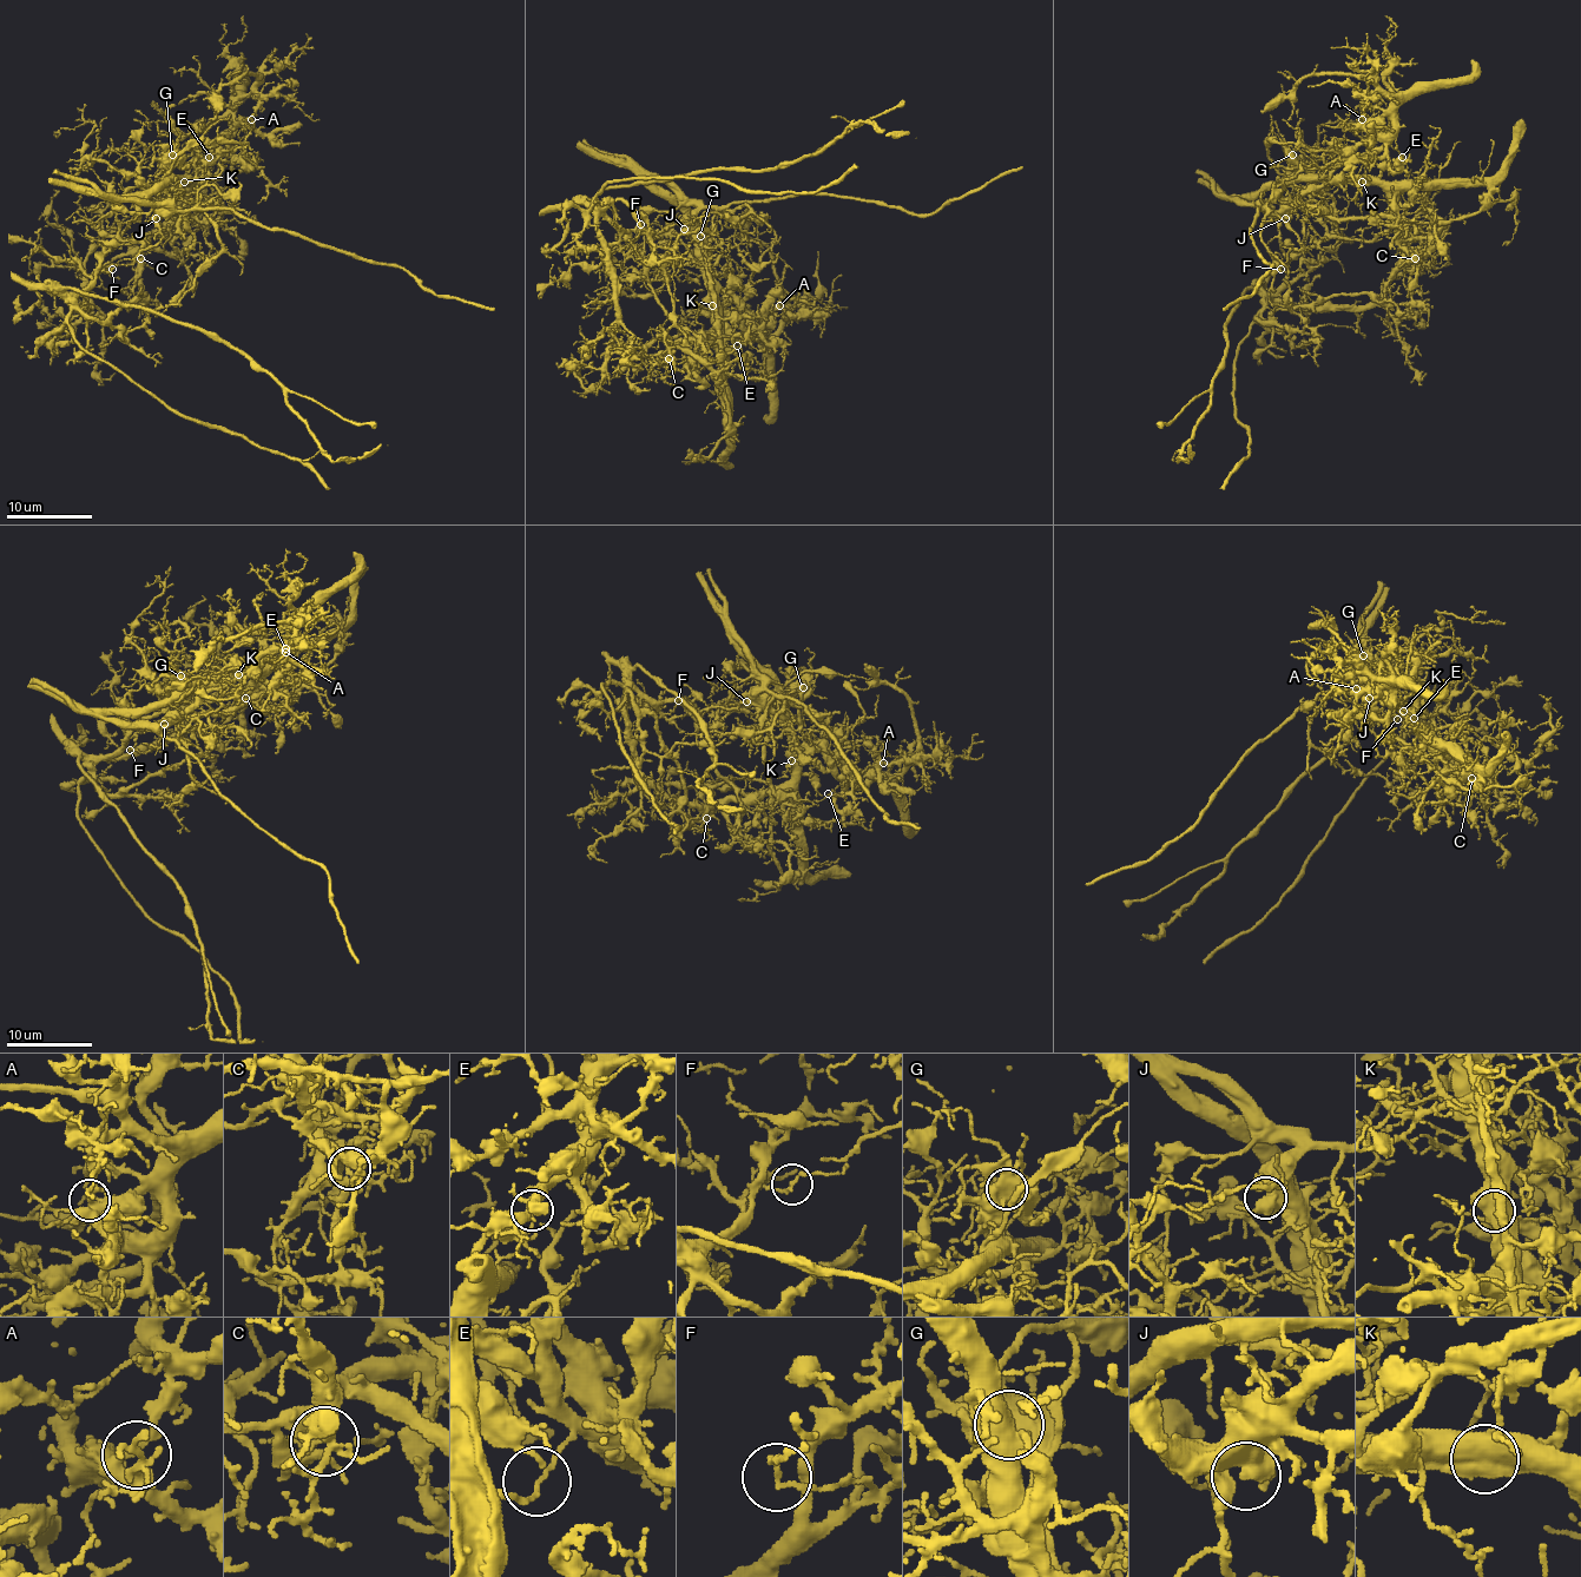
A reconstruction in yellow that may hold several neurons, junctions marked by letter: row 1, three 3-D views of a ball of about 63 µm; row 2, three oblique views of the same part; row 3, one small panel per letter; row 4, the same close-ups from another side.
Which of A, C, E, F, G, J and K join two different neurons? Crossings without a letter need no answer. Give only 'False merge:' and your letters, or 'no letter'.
False merge: C, E, F, G, K

